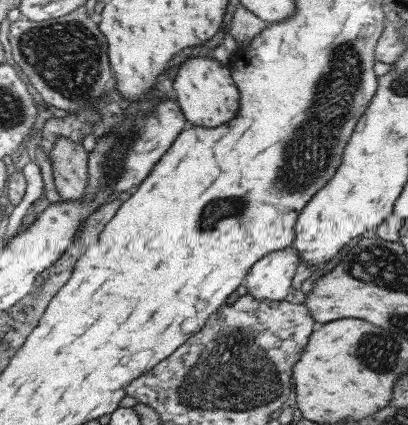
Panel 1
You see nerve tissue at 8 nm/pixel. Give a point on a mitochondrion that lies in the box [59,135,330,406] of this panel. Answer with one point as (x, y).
(229, 208)

